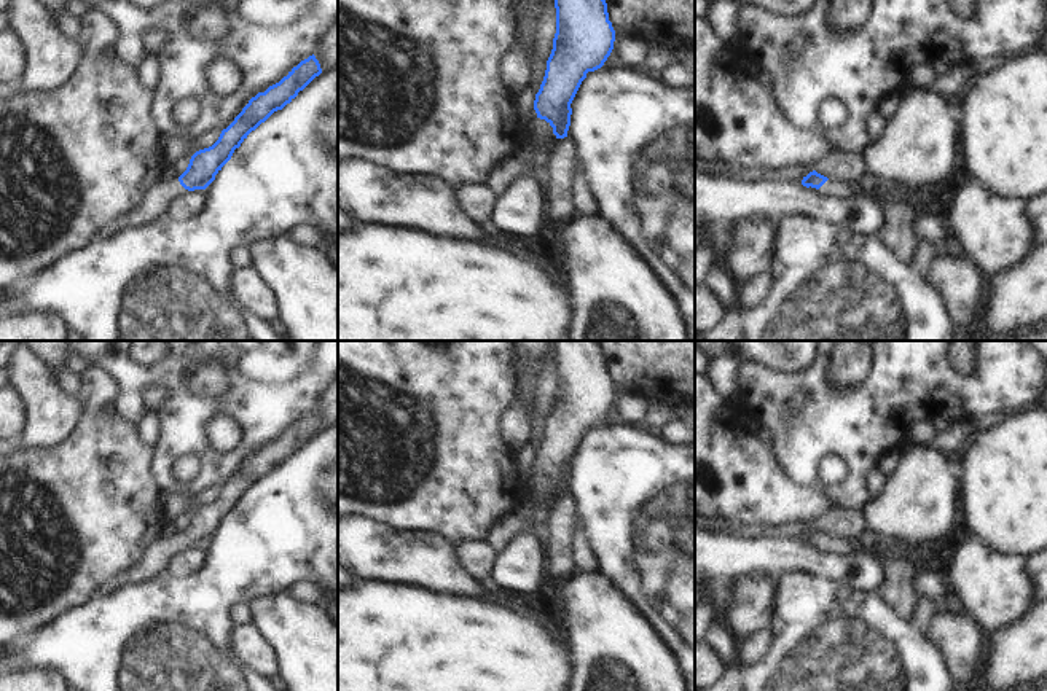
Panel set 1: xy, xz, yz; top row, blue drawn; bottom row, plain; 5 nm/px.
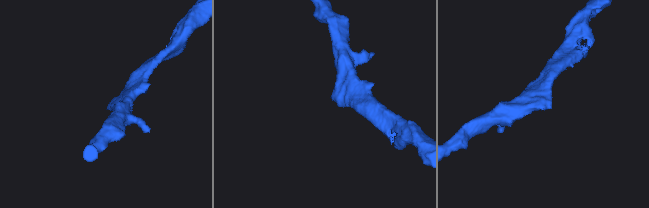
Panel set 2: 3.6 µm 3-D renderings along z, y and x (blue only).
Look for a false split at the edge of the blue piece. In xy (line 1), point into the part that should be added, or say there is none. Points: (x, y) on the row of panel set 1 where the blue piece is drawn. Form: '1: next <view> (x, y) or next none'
1: next xy (163, 193)

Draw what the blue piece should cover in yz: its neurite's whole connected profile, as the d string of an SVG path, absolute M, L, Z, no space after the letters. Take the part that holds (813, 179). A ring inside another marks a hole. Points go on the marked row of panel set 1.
M816 170L803 177L802 185L814 189L821 196L848 197L856 193L856 188L845 182L833 182L818 174Z

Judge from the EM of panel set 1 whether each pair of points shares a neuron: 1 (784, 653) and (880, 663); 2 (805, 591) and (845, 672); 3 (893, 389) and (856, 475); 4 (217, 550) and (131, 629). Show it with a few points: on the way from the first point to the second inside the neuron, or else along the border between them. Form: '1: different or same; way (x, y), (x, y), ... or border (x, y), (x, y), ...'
1: same; way (808, 653), (834, 653), (843, 663), (856, 663)
2: same; way (810, 612), (835, 651)
3: same; way (883, 409), (861, 432), (858, 454)
4: same; way (209, 575), (166, 618), (156, 618)

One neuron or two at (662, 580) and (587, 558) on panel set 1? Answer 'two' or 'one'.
two

